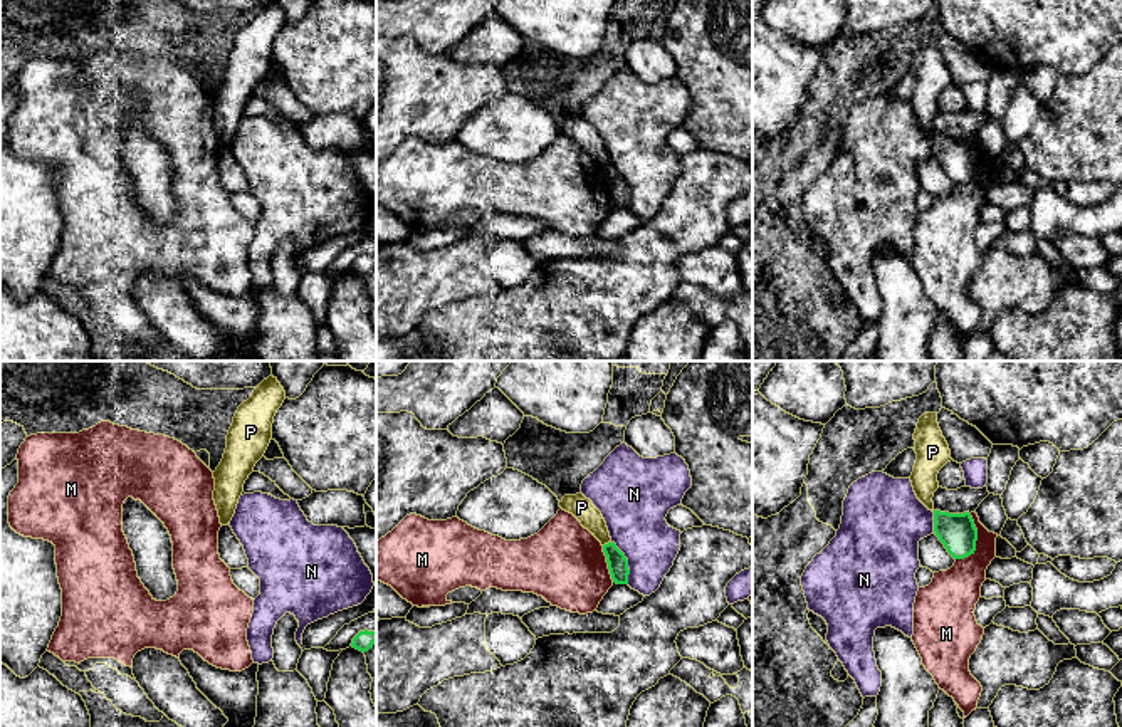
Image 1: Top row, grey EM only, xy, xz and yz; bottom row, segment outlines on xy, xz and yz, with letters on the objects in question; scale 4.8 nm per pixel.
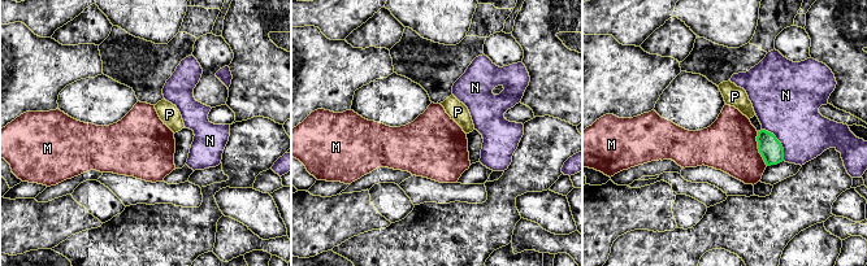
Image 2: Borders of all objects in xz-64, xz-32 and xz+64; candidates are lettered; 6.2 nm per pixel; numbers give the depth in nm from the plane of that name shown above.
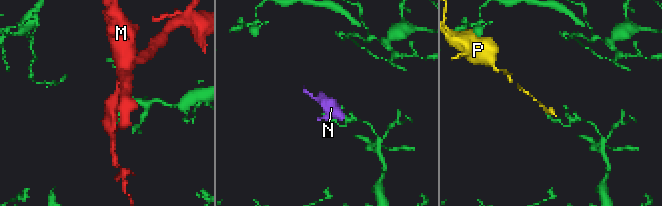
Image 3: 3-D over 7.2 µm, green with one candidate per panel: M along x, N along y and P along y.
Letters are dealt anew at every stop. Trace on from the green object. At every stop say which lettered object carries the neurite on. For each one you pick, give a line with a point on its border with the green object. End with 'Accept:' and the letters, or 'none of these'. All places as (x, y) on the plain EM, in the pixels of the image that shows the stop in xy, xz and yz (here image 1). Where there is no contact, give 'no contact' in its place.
Accept: none of these

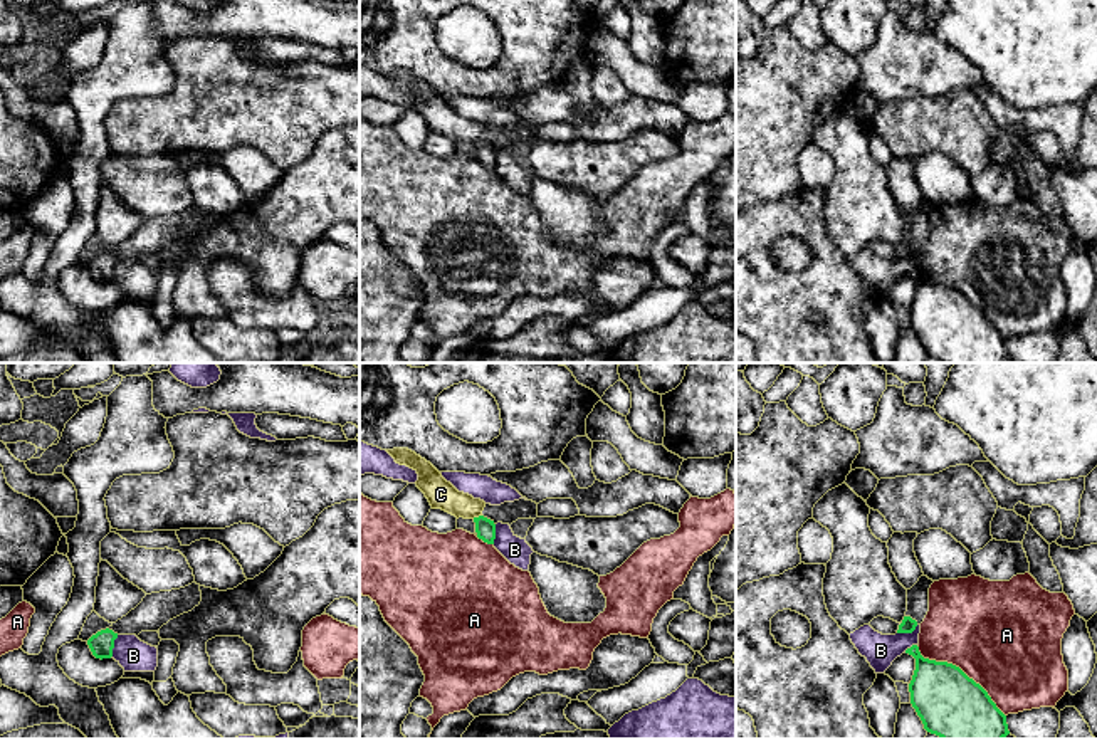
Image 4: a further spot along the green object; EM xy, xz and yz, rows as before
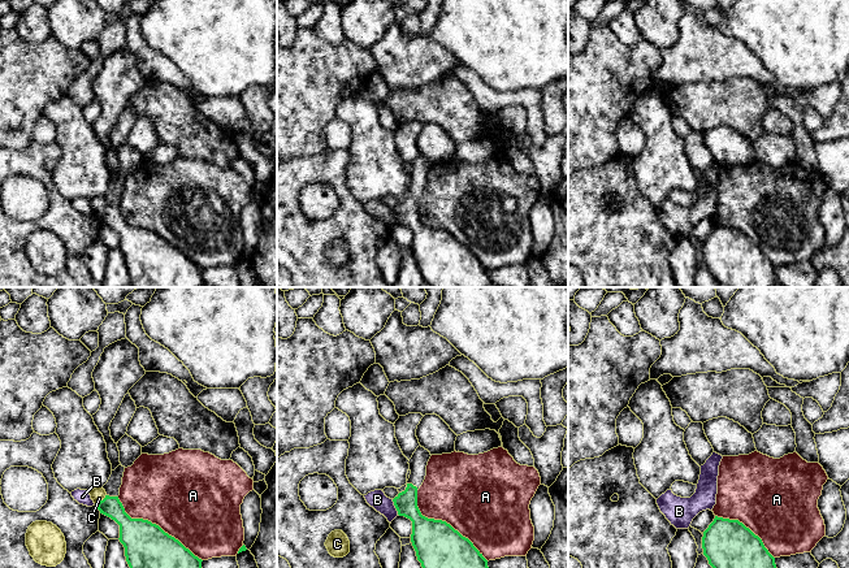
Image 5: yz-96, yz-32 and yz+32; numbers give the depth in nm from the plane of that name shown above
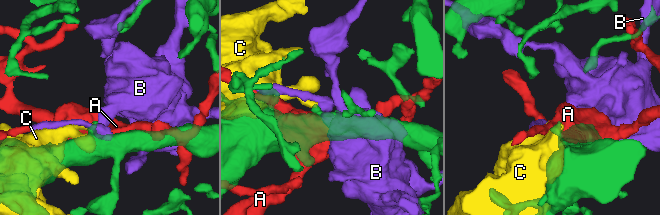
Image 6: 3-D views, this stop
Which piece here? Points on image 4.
Accept: none of these

